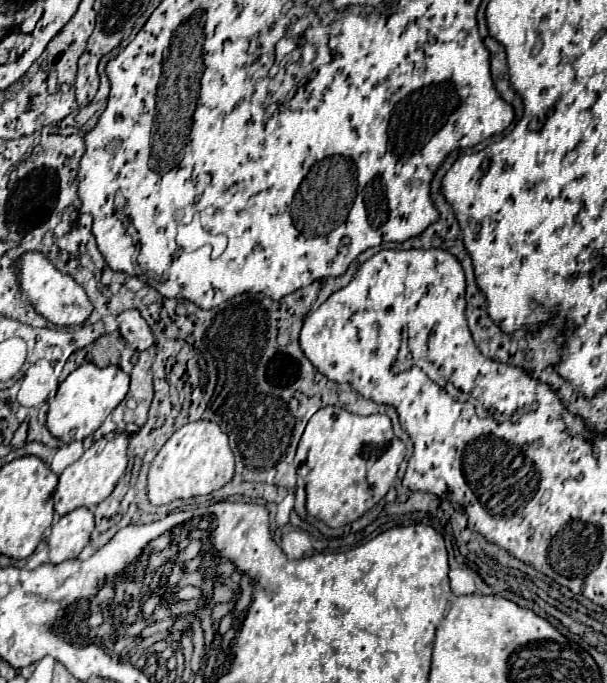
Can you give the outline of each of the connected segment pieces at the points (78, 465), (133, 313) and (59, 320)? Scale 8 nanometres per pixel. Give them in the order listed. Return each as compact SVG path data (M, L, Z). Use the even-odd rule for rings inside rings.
M115 431L105 435L103 439L95 441L81 459L77 459L73 465L69 465L61 475L59 475L59 483L57 489L53 493L53 501L55 501L55 513L59 517L63 517L65 513L77 509L77 507L93 507L97 503L101 503L105 497L109 497L109 493L115 489L117 481L123 477L125 467L127 467L127 443L129 443L129 435L123 431Z
M129 309L129 311L123 311L119 317L119 331L123 335L123 339L127 341L127 345L135 351L145 351L149 349L155 339L153 339L153 333L147 325L147 321L139 315L137 309Z
M31 251L25 257L21 257L17 275L19 275L19 283L21 283L23 291L27 293L27 299L33 303L37 313L41 313L53 325L61 325L61 327L73 325L73 327L77 327L77 325L83 325L89 319L89 315L93 313L93 303L89 301L83 287L77 285L73 281L73 277L57 271L53 267L53 263L43 253Z

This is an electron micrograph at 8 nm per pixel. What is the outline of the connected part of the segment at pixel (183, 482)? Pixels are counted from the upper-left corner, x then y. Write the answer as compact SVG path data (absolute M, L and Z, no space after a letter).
M193 421L183 425L171 435L171 439L159 449L147 475L147 497L151 505L167 505L175 499L191 499L197 495L209 495L233 477L233 453L227 443L227 435L213 421Z

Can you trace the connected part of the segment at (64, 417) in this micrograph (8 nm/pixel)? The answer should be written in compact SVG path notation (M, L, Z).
M85 363L75 369L57 389L55 399L49 403L47 411L47 429L53 437L63 443L83 441L93 435L105 417L125 399L129 389L129 375L123 373L117 365L109 365L105 369L95 367L93 363Z

